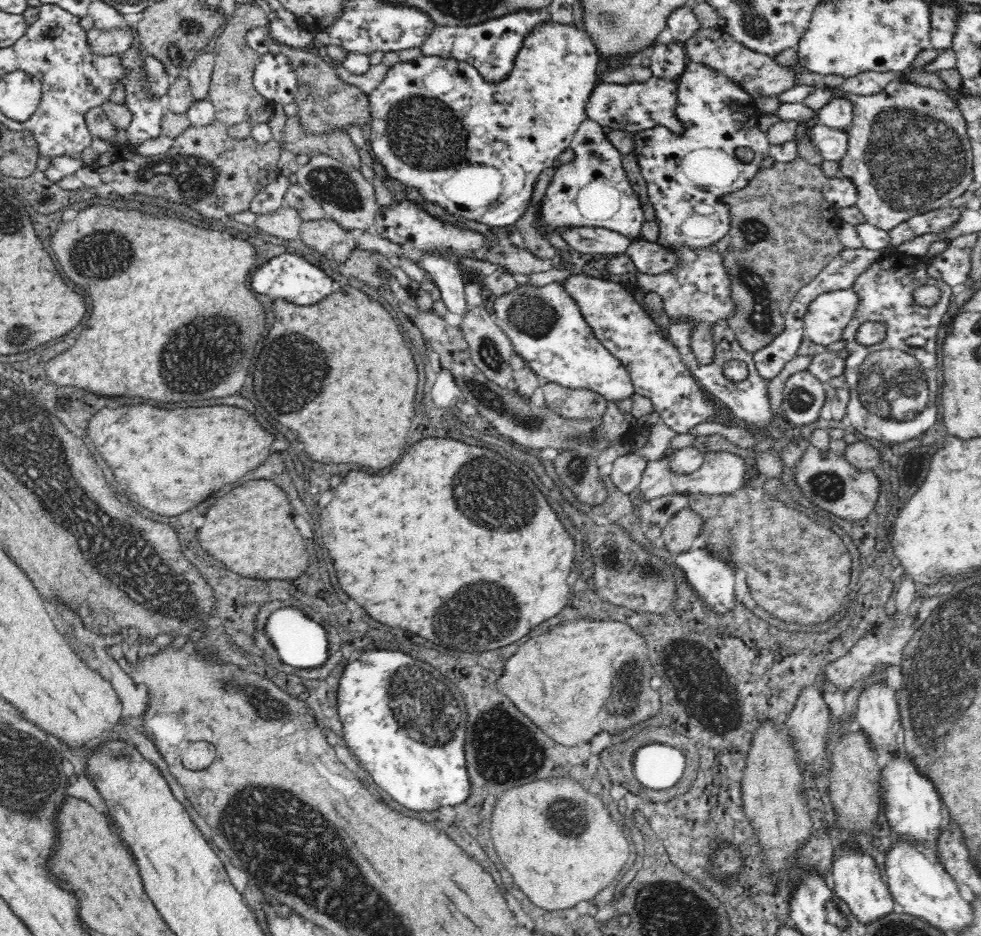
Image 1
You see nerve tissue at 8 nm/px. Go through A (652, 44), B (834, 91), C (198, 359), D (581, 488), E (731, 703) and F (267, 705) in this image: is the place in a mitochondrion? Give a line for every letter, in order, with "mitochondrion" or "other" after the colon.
A: other
B: other
C: mitochondrion
D: other
E: mitochondrion
F: mitochondrion

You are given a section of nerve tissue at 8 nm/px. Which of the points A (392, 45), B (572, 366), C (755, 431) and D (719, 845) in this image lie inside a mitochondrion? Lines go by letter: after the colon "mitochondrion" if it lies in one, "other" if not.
A: other
B: other
C: other
D: other

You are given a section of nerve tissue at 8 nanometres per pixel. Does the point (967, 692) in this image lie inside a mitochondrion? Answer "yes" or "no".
yes

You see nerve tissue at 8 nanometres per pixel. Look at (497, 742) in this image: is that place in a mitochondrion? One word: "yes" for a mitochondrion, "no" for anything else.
yes

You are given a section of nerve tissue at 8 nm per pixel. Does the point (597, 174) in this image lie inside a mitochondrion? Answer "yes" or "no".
no

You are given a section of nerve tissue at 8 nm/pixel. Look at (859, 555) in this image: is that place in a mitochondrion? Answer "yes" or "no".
no

